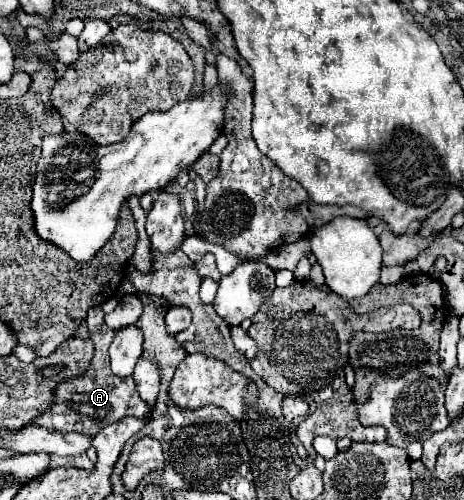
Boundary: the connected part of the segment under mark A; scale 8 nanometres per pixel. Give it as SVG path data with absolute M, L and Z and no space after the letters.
M99 306L88 310L86 323L90 339L95 344L93 362L91 362L89 370L85 370L85 374L81 374L81 378L69 378L69 382L63 382L61 386L57 386L51 408L43 416L39 416L35 420L35 424L59 430L59 432L79 432L79 434L93 438L99 434L99 430L103 426L113 424L125 416L135 416L139 420L145 420L149 416L151 408L137 394L133 378L131 376L119 378L119 376L111 374L107 348L109 348L109 342L113 340L115 332L113 332L113 328L109 330L109 326L104 322L104 316L105 313Z

